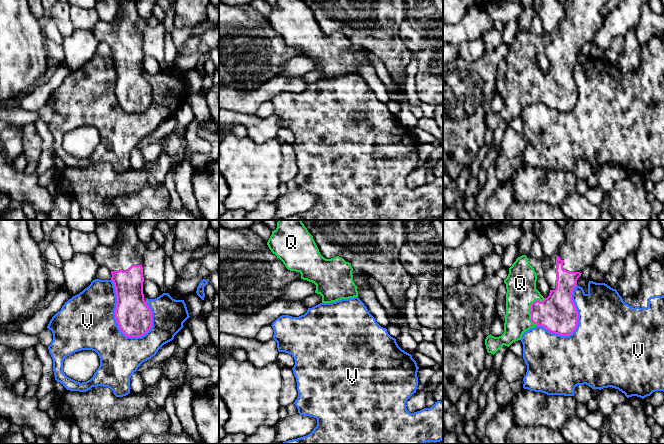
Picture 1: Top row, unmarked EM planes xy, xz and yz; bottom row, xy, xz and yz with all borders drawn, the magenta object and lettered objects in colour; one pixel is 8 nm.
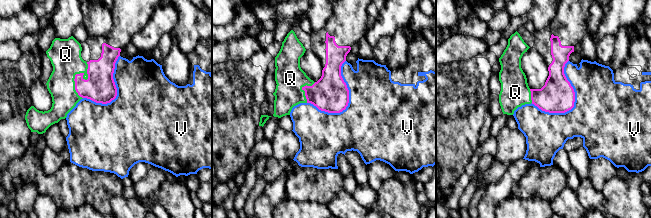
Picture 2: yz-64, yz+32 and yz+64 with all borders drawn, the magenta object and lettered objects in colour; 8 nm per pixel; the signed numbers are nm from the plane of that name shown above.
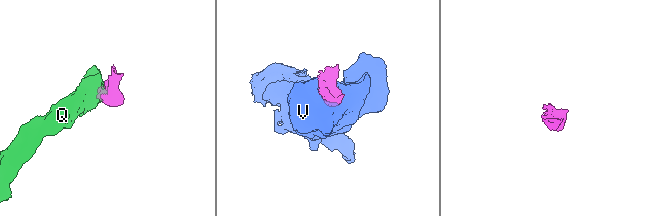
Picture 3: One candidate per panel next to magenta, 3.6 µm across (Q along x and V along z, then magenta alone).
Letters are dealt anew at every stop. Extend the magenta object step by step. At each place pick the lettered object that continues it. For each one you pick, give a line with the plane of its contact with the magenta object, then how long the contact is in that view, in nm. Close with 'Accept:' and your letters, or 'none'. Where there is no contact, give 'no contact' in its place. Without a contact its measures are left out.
Q: meets magenta in yz; contact 240 nm long
Accept: Q

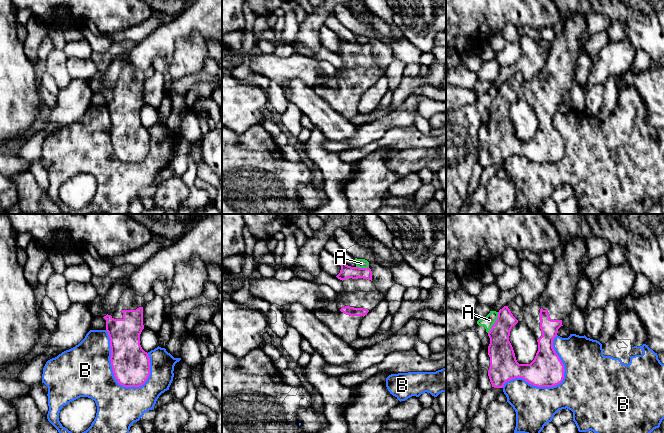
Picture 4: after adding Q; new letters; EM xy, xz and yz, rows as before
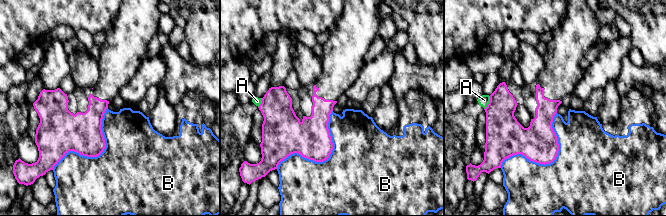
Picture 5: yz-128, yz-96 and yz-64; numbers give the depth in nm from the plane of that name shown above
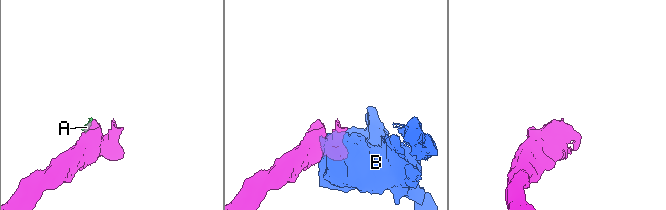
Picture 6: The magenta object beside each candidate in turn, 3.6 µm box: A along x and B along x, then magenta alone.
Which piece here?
Accept: none

